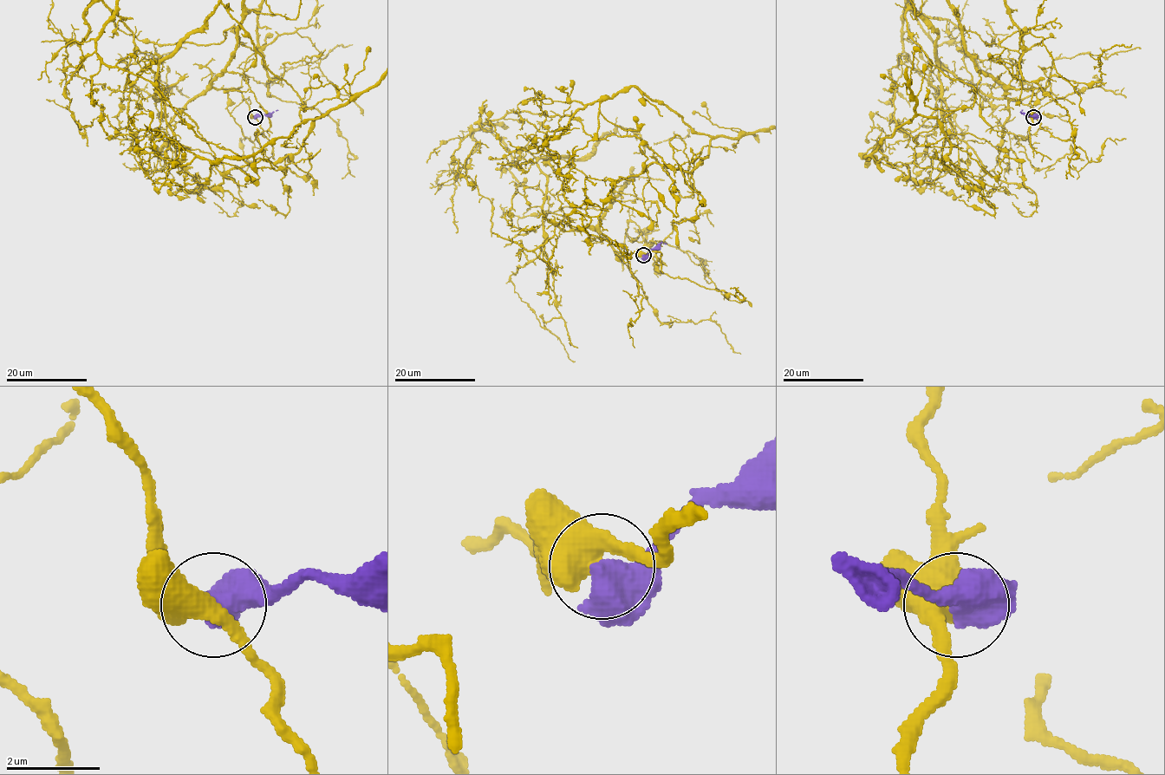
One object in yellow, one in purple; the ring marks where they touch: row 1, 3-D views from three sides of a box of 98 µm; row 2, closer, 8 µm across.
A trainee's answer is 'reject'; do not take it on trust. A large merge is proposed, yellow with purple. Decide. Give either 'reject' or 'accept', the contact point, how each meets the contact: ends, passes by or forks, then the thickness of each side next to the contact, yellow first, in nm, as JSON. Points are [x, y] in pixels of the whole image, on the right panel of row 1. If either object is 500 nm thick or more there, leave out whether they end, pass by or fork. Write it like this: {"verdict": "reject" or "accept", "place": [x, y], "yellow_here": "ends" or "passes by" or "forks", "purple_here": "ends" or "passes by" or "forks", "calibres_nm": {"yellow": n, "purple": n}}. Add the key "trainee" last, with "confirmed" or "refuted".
{"verdict": "reject", "place": [1033, 117], "calibres_nm": {"yellow": 550, "purple": 750}, "trainee": "confirmed"}

